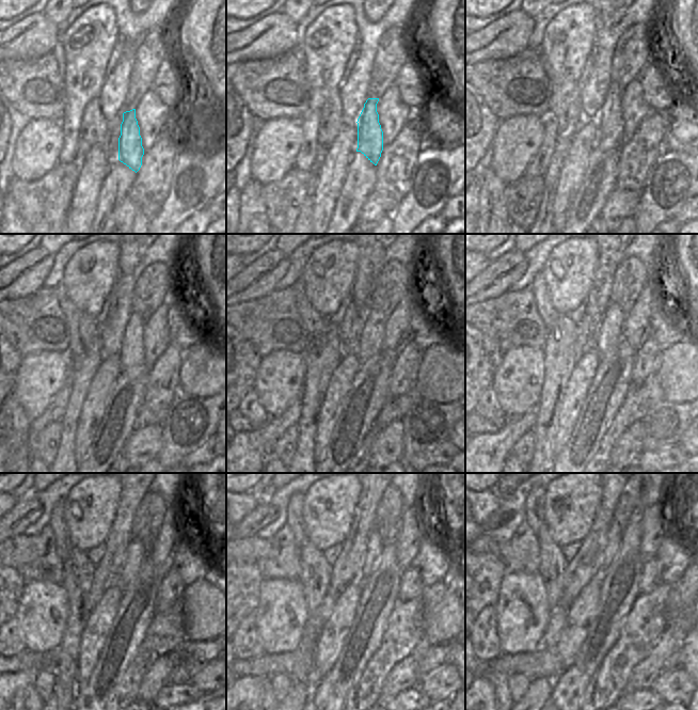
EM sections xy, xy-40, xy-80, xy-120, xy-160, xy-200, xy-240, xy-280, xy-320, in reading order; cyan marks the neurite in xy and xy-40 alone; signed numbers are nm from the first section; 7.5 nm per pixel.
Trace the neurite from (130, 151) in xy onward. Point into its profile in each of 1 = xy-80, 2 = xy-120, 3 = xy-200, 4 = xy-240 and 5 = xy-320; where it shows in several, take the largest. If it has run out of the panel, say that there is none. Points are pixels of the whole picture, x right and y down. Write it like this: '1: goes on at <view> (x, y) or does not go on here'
1: goes on at xy-80 (609, 121)
2: goes on at xy-120 (131, 353)
3: goes on at xy-200 (611, 331)
4: goes on at xy-240 (136, 552)
5: goes on at xy-320 (615, 532)

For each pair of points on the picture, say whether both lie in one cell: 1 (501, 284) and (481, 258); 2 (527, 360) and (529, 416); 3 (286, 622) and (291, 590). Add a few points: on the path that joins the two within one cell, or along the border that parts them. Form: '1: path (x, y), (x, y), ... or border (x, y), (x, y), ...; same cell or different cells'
1: border (490, 263), (476, 275); different cells
2: border (536, 409), (529, 409), (518, 417), (507, 419); different cells
3: path (284, 615), (284, 600), (286, 598); same cell

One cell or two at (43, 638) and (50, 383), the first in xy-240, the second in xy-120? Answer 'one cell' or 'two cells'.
one cell

